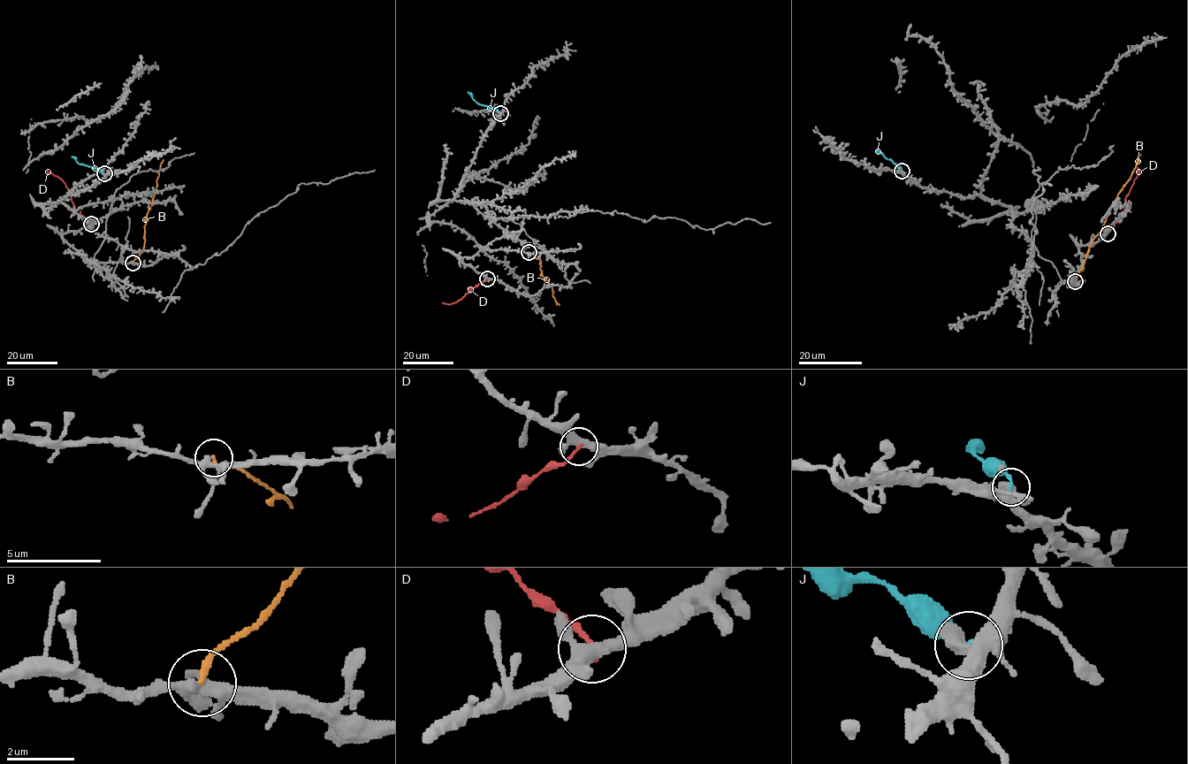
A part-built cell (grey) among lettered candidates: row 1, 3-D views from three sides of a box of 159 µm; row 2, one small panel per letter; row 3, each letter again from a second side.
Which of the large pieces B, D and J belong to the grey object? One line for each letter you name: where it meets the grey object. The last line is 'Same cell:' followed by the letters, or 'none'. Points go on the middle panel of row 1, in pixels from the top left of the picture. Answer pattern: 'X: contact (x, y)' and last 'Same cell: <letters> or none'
Same cell: none

